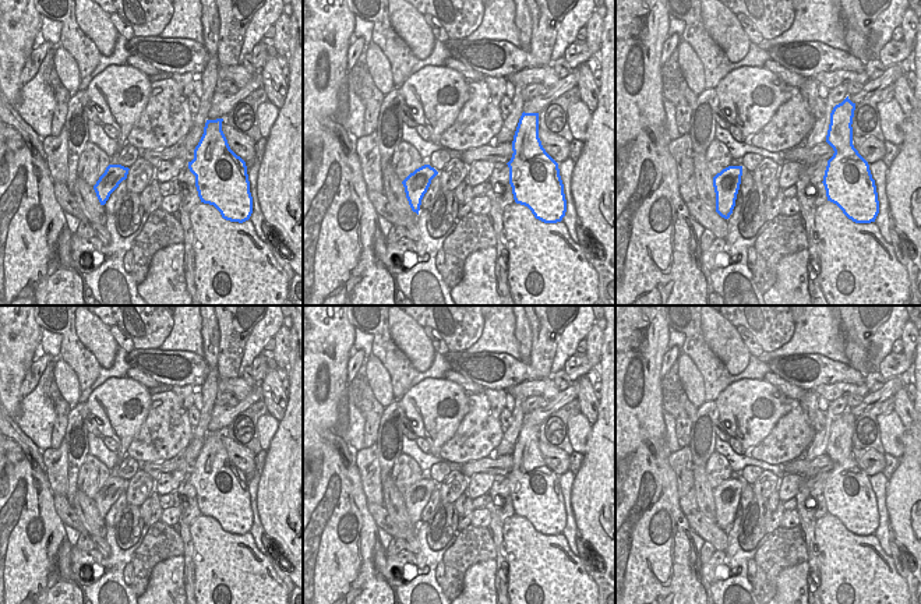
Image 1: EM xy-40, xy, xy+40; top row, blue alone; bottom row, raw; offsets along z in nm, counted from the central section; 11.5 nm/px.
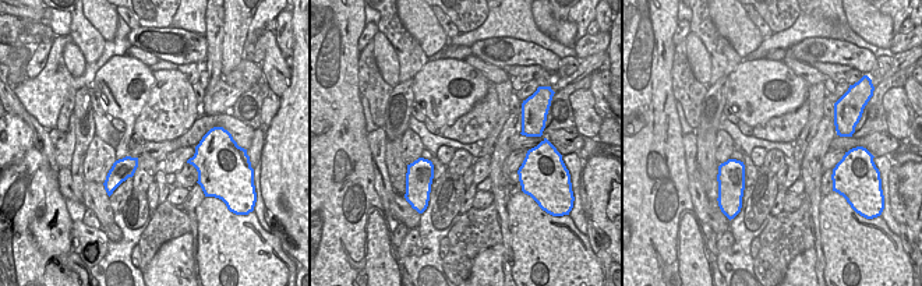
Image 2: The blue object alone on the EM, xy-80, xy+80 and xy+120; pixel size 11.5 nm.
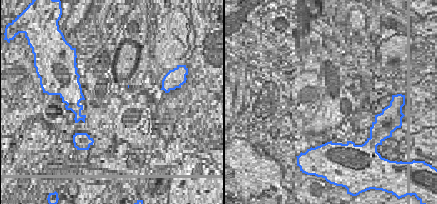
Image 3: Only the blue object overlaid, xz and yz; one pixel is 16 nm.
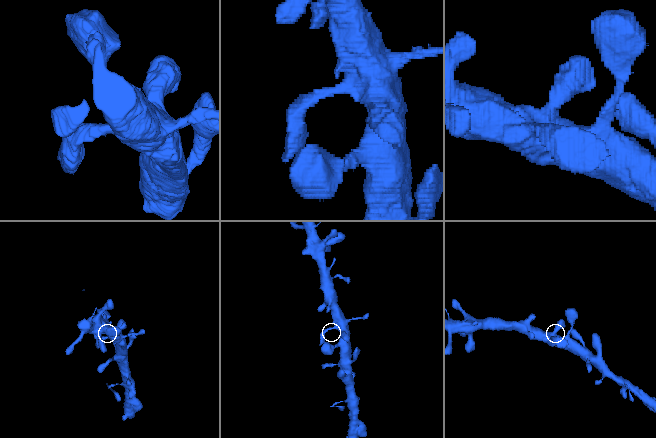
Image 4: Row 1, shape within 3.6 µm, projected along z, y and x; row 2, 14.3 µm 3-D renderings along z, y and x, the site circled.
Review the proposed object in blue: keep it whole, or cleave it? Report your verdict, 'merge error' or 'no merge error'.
no merge error

